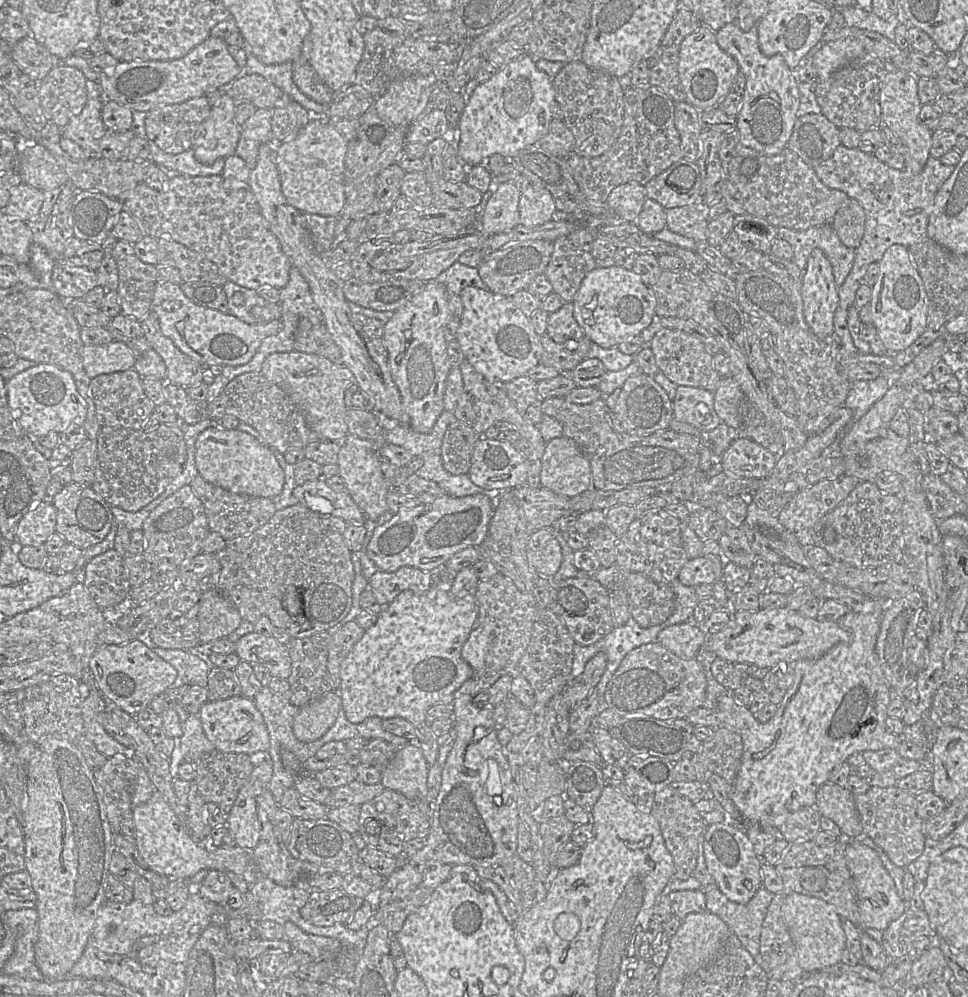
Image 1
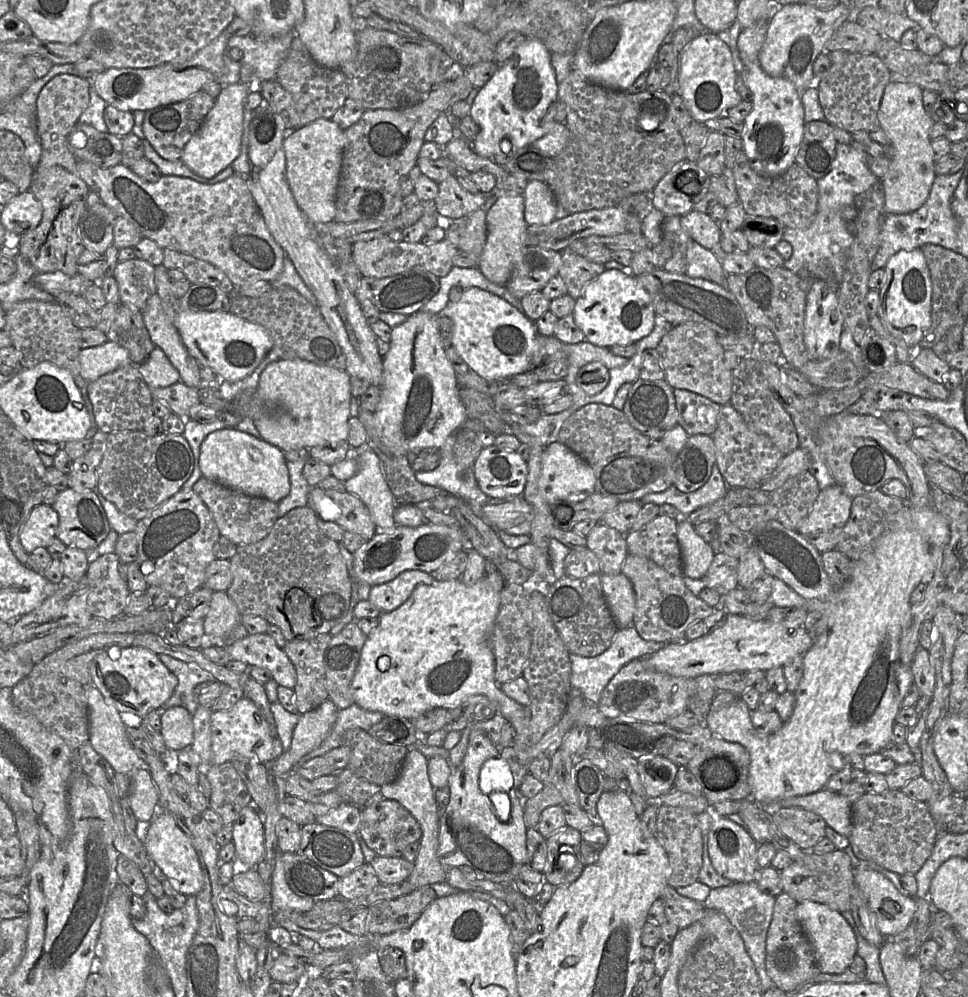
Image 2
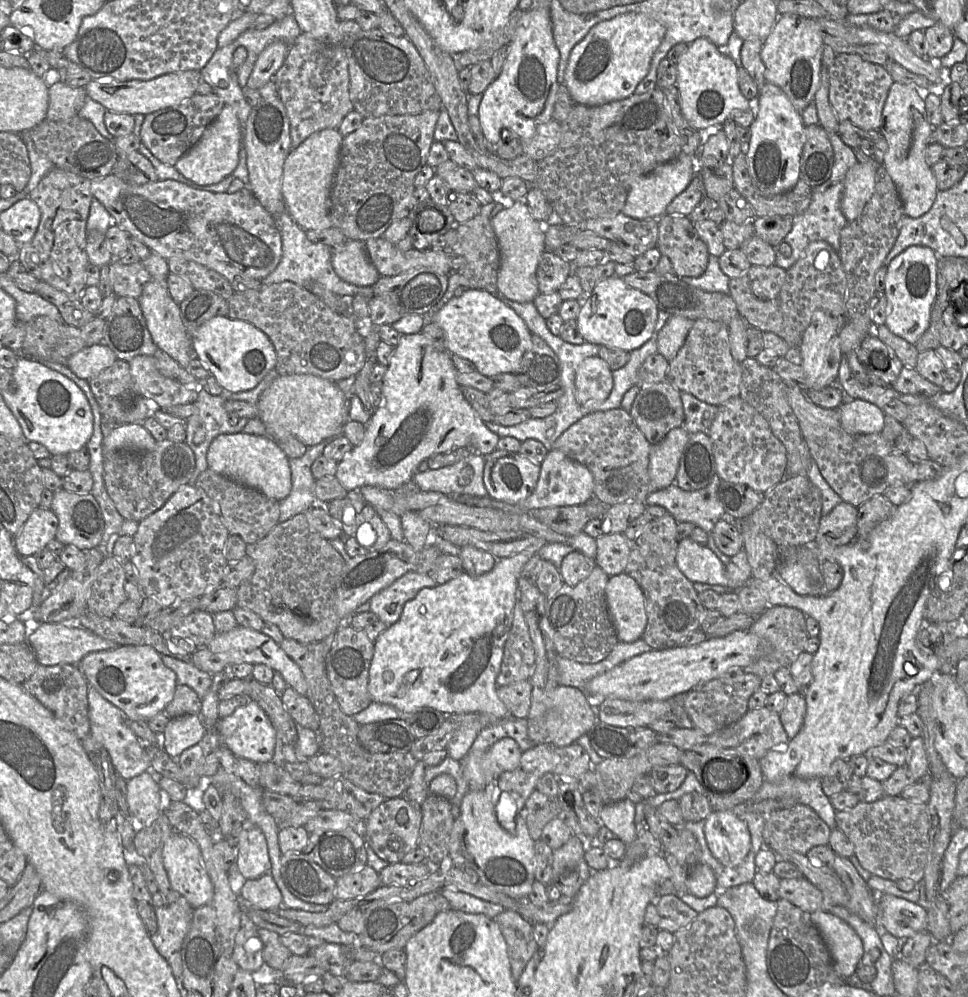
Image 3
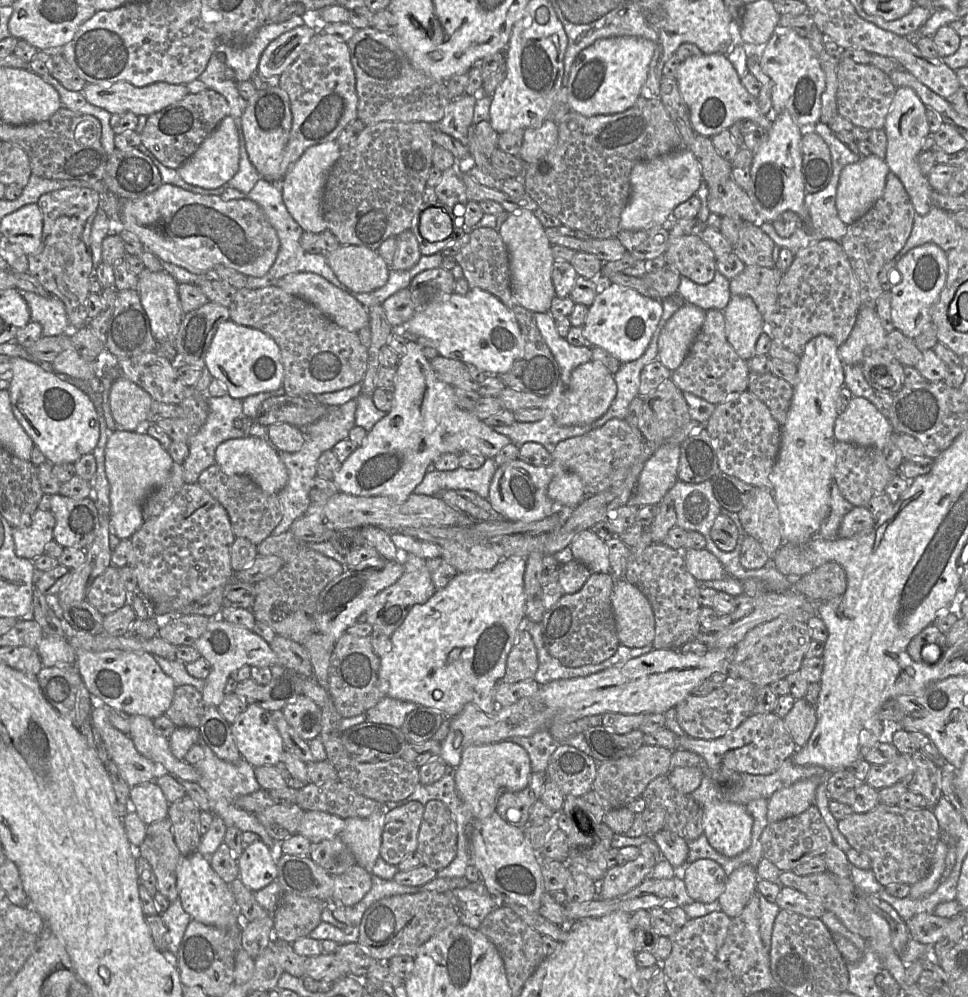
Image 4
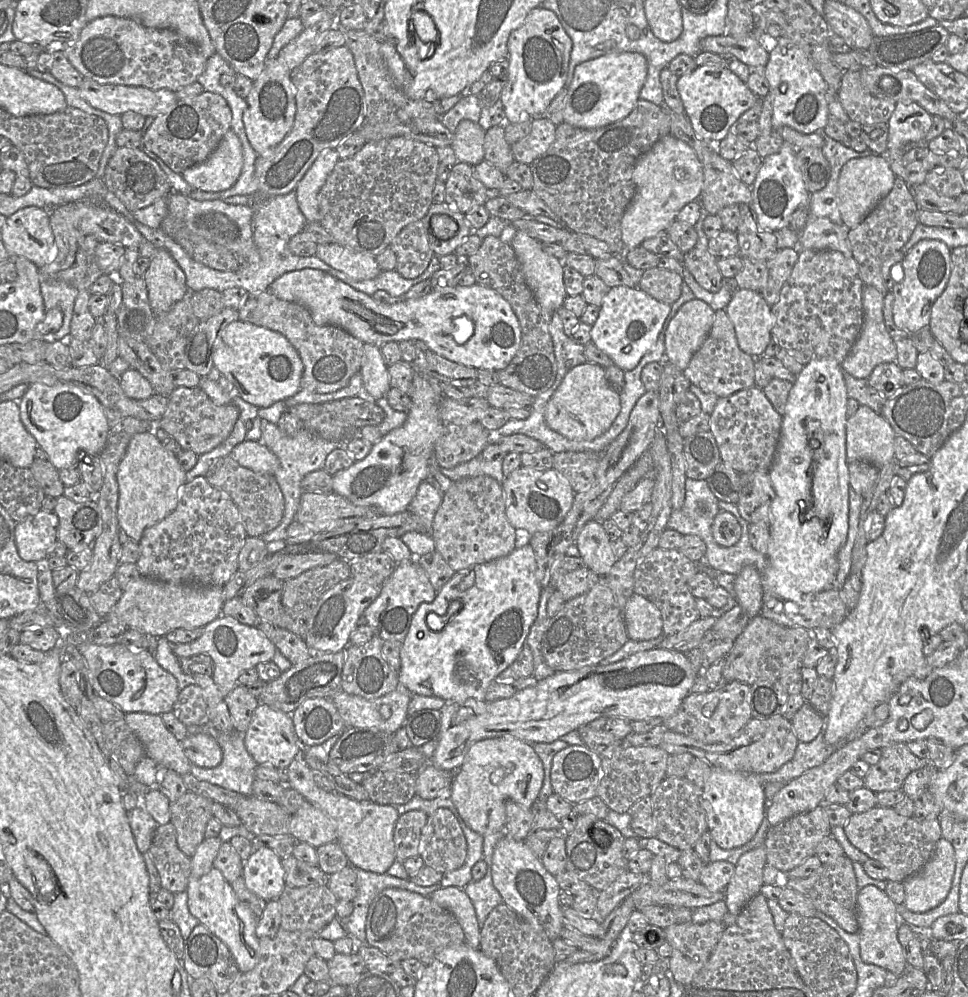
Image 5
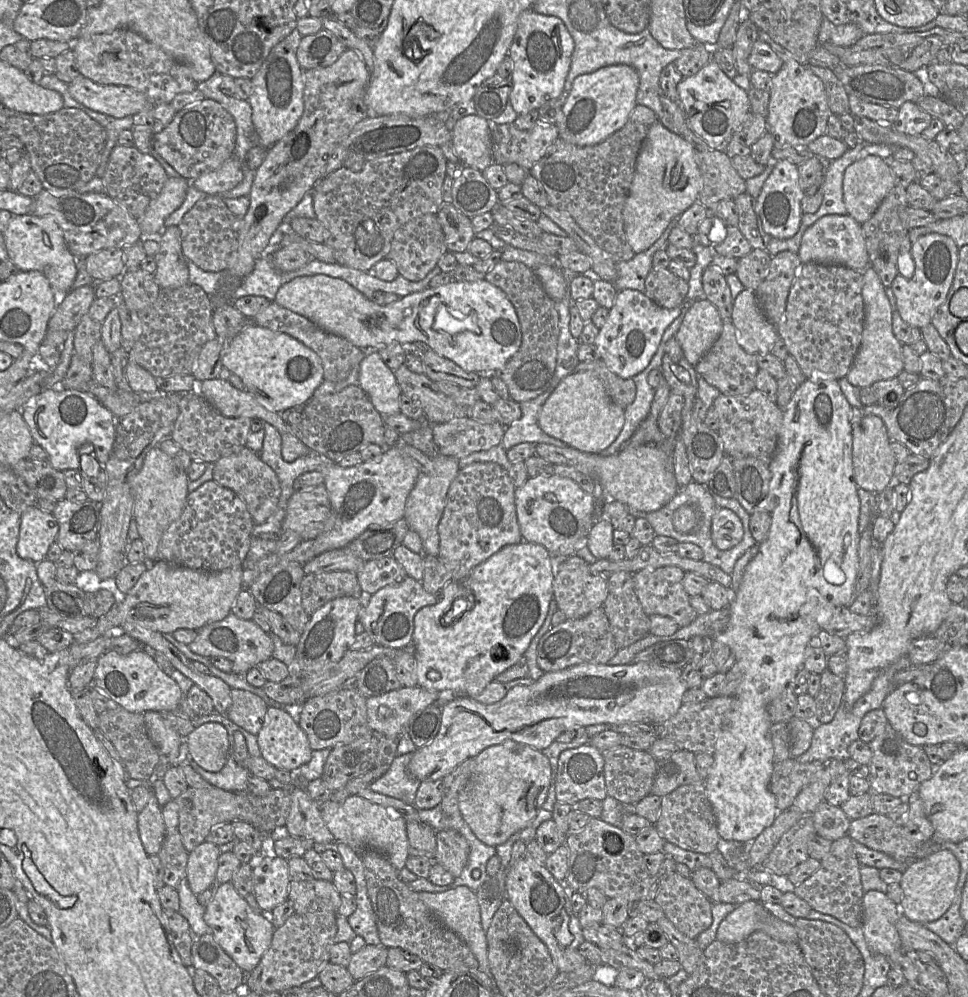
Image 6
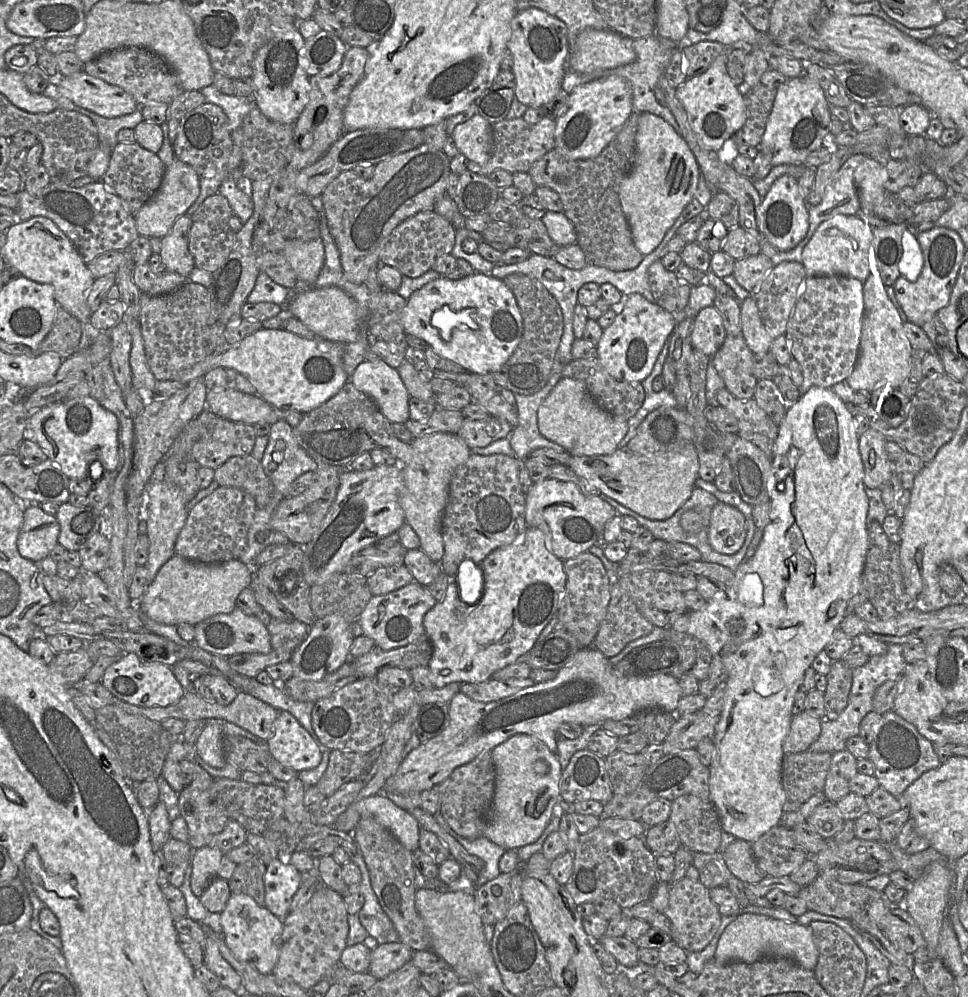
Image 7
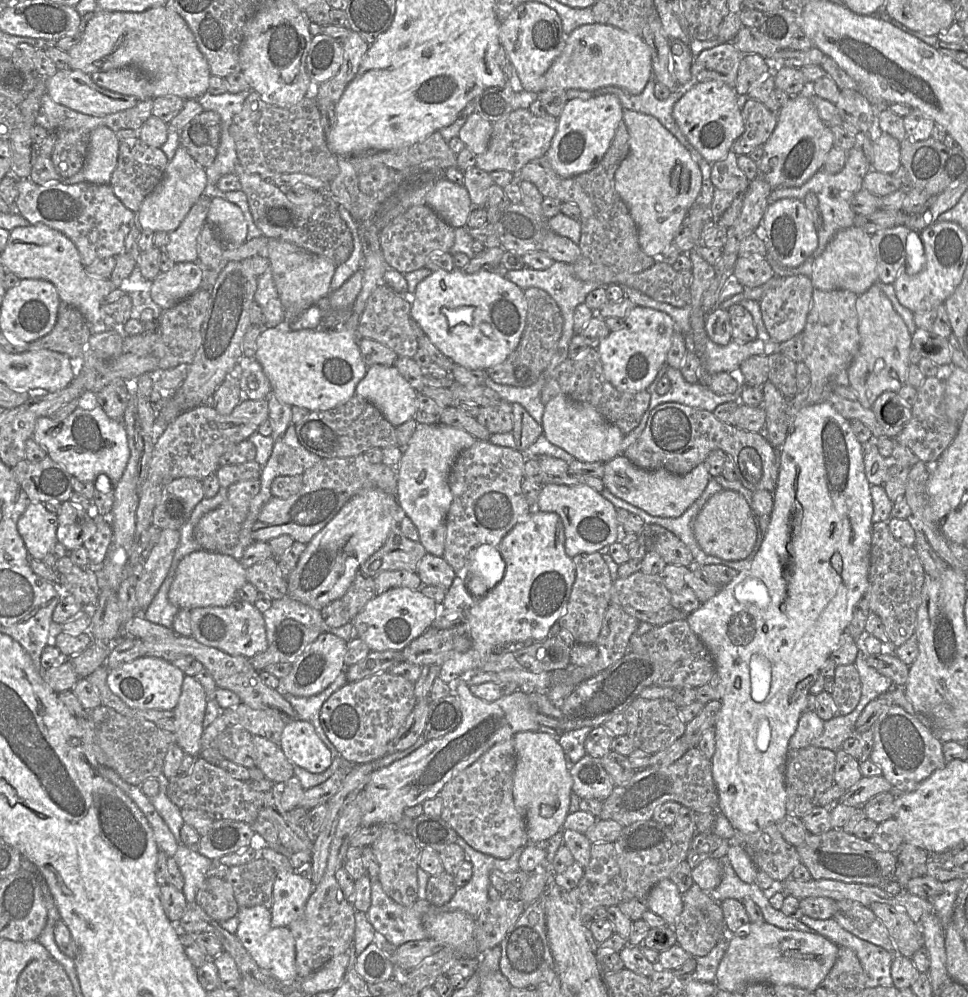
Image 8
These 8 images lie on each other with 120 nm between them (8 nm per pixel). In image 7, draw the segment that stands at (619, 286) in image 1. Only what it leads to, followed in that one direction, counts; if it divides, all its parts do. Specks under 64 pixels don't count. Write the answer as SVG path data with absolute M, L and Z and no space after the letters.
M638 293L625 296L621 311L613 323L603 330L596 346L598 359L614 379L621 382L642 382L653 369L668 336L676 327L676 315L648 301Z

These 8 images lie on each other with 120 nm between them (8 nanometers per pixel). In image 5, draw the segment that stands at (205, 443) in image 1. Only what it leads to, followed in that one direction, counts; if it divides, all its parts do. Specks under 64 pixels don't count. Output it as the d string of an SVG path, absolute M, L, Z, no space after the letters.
M257 441L239 443L233 448L230 456L242 467L258 473L274 475L279 466L276 455Z

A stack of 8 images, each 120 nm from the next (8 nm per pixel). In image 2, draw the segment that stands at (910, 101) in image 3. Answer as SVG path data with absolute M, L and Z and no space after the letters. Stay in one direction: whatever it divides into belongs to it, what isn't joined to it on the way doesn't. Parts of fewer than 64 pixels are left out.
M890 81L884 89L877 116L880 128L891 140L895 151L887 173L880 179L885 196L885 212L914 212L927 200L936 176L929 139L933 121L924 110L922 89L916 84Z

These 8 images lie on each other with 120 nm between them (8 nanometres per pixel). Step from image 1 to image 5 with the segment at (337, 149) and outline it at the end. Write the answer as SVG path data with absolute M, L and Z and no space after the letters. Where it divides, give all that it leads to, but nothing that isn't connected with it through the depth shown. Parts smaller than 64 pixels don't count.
M336 149L323 150L297 184L297 203L308 222L320 223L319 192L339 160Z

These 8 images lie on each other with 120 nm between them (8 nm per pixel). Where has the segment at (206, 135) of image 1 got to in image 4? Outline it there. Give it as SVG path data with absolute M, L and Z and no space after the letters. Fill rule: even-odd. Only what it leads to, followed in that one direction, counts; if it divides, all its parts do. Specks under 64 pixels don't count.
M302 25L283 33L273 40L262 53L257 73L274 82L298 58L311 38L319 32ZM228 115L177 171L181 178L188 184L205 189L215 189L225 185L231 180L238 169L239 136L234 119Z

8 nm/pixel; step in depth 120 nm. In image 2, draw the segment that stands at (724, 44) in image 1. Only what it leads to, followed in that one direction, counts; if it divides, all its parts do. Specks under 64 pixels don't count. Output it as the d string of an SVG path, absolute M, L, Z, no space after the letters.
M759 63L745 65L741 74L751 91L752 103L752 109L743 121L743 151L758 174L767 177L781 175L795 163L803 137L805 121L801 91L786 78L768 75Z

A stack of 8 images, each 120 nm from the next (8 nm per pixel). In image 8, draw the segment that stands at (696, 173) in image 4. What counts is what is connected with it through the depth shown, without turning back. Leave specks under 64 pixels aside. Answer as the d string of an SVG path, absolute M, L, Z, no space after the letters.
M624 109L623 121L629 133L629 153L615 173L615 188L637 226L642 251L654 257L674 242L677 230L700 193L702 174L690 151L654 116Z

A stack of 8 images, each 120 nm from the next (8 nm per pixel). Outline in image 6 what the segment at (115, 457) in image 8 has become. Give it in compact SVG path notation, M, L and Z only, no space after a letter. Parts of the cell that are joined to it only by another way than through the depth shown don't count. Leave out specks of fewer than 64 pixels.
M47 388L26 402L21 415L34 443L46 451L47 460L54 469L79 470L79 449L91 444L91 459L96 460L100 469L105 470L114 446L116 418L88 393L73 389Z

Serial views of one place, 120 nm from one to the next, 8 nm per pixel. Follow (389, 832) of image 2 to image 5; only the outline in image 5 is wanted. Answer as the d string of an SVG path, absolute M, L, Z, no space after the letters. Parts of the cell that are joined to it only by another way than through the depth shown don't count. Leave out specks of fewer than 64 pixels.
M411 810L399 816L394 829L394 844L396 860L404 862L405 859L420 855L420 840L428 815L421 810Z

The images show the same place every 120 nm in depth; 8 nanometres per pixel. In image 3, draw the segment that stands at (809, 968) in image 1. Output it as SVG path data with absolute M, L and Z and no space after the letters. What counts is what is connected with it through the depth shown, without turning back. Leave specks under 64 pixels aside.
M829 911L812 912L810 918L830 951L836 973L843 979L853 975L864 952L855 930Z

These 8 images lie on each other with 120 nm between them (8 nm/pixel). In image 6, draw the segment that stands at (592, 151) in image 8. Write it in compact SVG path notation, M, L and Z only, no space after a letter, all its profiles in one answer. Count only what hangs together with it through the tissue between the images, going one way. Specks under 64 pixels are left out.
M625 64L605 66L594 72L577 76L562 108L561 119L555 124L558 128L558 136L577 146L592 146L603 142L627 123L634 107L637 105L638 87L638 72Z

